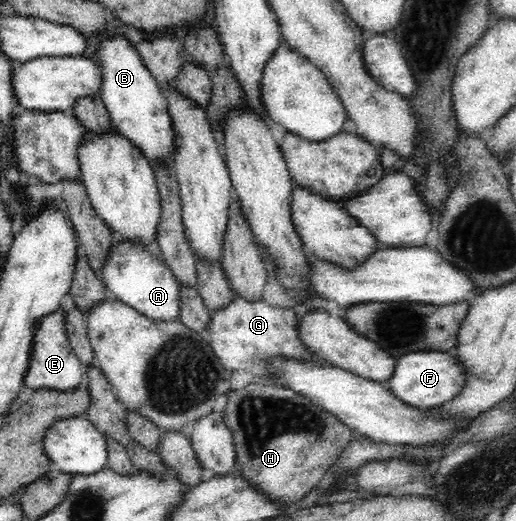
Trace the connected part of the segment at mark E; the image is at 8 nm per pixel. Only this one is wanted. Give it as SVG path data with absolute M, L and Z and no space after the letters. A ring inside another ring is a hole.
M60 307L56 312L47 314L46 317L40 319L38 330L36 330L34 336L34 346L32 346L31 350L30 368L28 368L26 377L24 377L24 382L30 391L54 389L57 392L70 392L78 388L80 382L82 382L82 370L84 370L85 365L81 364L79 358L75 355L75 351L69 345L68 335L64 326L64 314L64 309Z

